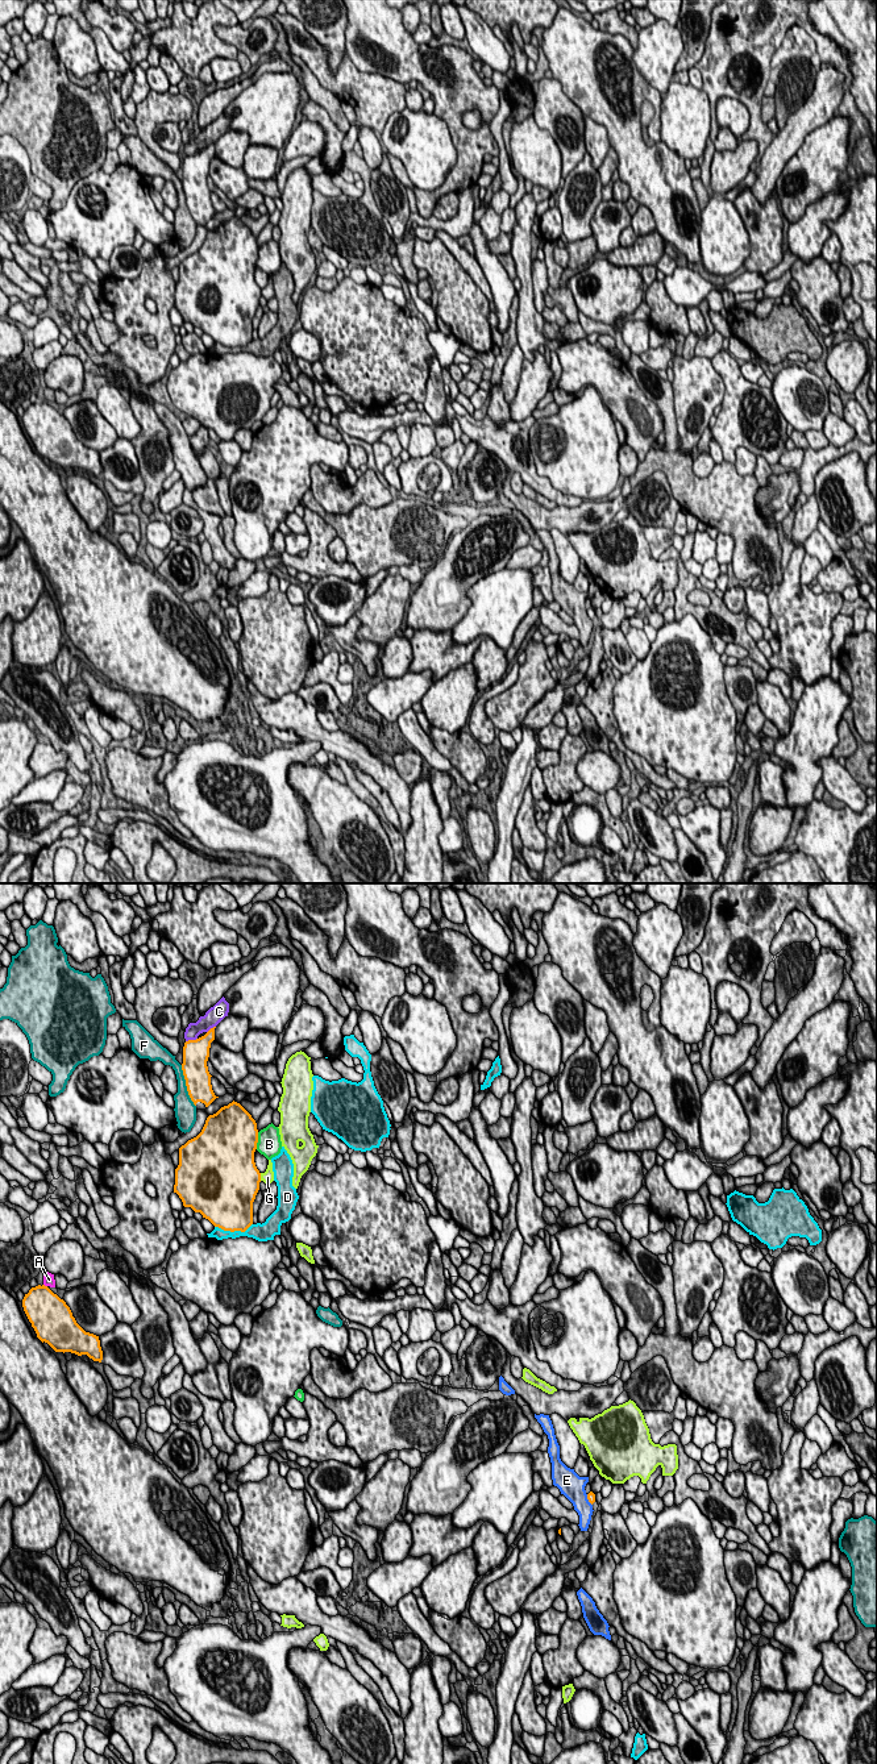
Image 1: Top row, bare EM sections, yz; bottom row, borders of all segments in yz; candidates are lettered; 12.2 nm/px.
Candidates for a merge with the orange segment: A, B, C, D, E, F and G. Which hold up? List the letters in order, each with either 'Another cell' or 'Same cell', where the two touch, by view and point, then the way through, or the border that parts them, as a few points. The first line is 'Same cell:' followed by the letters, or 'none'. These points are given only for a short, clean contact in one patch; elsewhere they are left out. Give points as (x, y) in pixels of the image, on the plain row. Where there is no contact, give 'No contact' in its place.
Same cell: none
A: Another cell. Touches orange at yz (44, 400)
B: Another cell. Touches orange at yz (257, 256)
C: Another cell. Touches orange at yz (191, 155)
D: Another cell. Touches orange at yz (233, 346)
E: Another cell. Touches orange at yz (587, 614)
F: Another cell. Touches orange at yz (186, 200)
G: Another cell. Touches orange at yz (260, 292)

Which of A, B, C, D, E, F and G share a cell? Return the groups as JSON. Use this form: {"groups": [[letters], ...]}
{"groups": [["A"], ["B"], ["C"], ["D"], ["E"], ["F"], ["G"]]}

